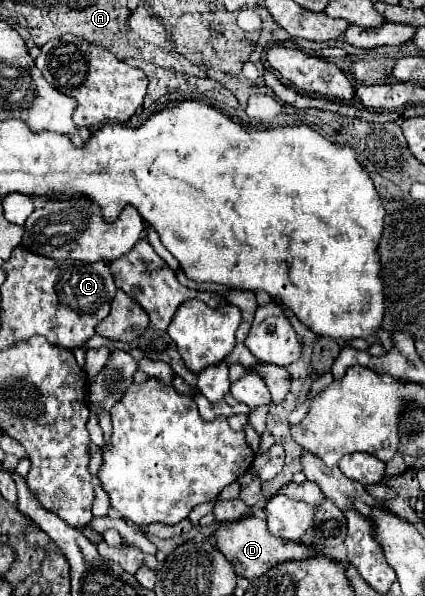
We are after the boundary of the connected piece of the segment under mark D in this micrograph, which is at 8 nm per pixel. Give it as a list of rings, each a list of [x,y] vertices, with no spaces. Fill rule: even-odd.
[[[242,517],[230,523],[220,523],[218,529],[214,531],[214,537],[216,537],[216,547],[232,563],[232,567],[236,569],[236,575],[246,579],[256,579],[264,575],[276,563],[290,561],[290,559],[308,559],[312,553],[316,553],[312,547],[304,547],[300,543],[270,535],[266,529],[266,521],[256,517]]]

